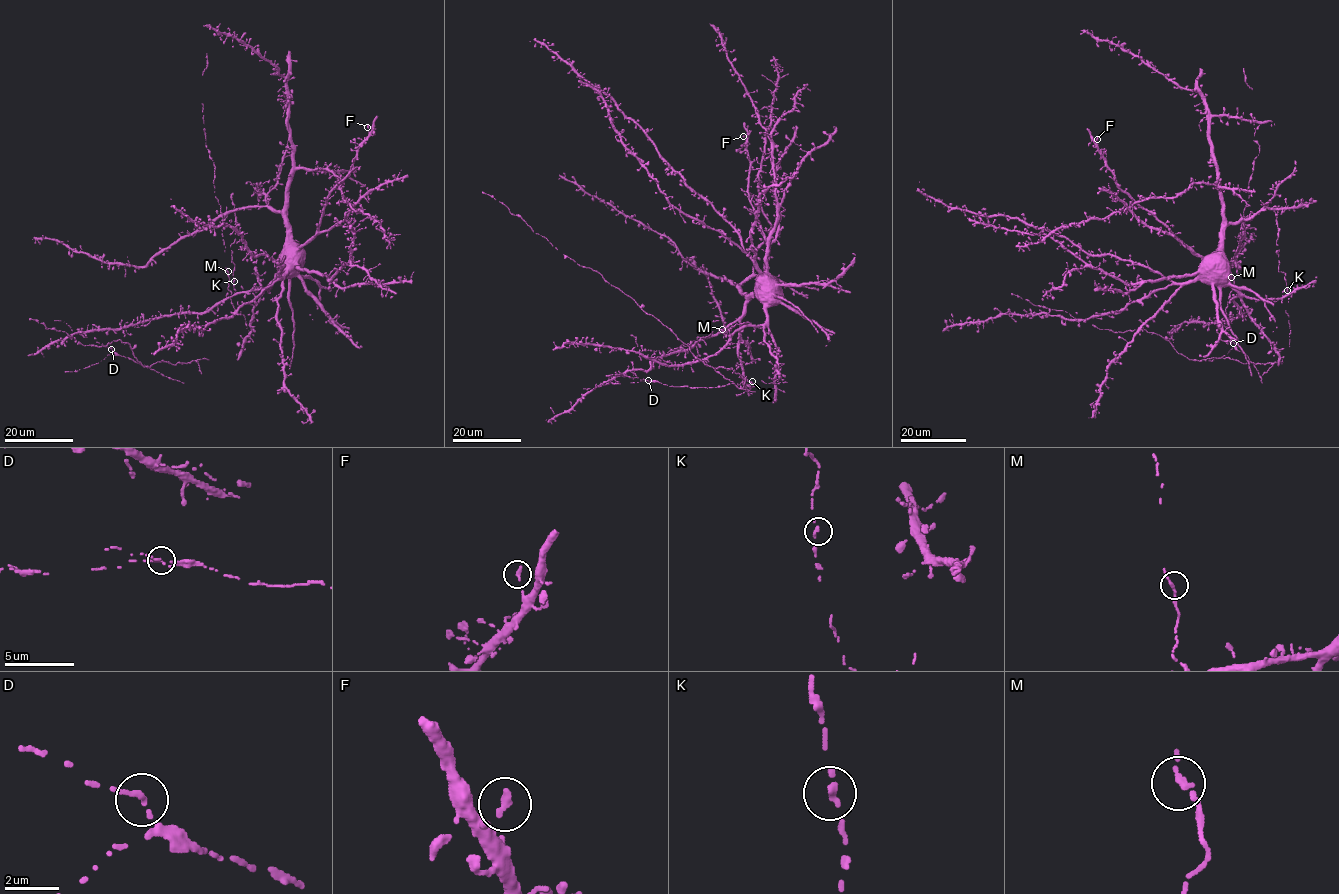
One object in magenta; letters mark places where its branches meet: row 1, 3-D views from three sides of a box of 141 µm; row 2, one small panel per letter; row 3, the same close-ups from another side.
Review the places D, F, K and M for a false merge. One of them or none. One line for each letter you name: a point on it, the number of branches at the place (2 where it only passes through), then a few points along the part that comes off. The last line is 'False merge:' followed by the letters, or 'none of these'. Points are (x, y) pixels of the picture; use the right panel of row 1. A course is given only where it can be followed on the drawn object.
False merge: none of these

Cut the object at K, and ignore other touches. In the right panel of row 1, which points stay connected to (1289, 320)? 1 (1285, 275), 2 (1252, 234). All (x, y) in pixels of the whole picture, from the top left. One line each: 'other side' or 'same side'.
1: other side
2: same side

